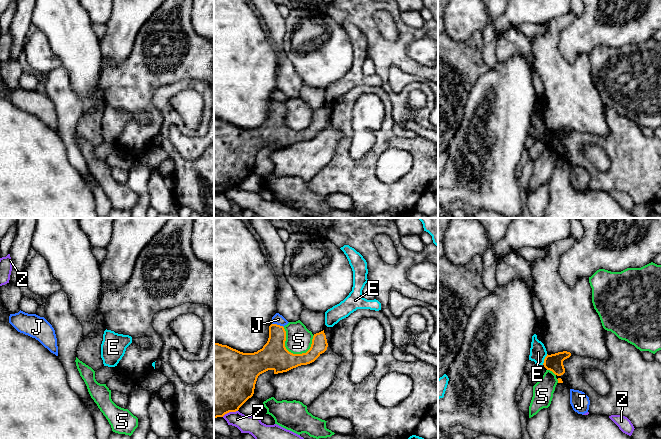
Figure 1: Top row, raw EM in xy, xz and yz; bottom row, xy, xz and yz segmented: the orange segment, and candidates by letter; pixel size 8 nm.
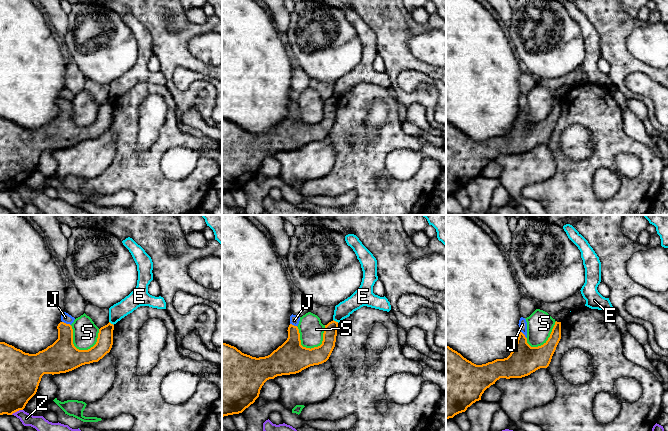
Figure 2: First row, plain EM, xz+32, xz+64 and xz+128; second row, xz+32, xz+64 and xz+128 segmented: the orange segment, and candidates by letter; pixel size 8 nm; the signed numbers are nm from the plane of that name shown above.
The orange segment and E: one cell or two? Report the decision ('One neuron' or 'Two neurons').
Two neurons

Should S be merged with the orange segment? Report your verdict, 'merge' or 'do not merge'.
do not merge

